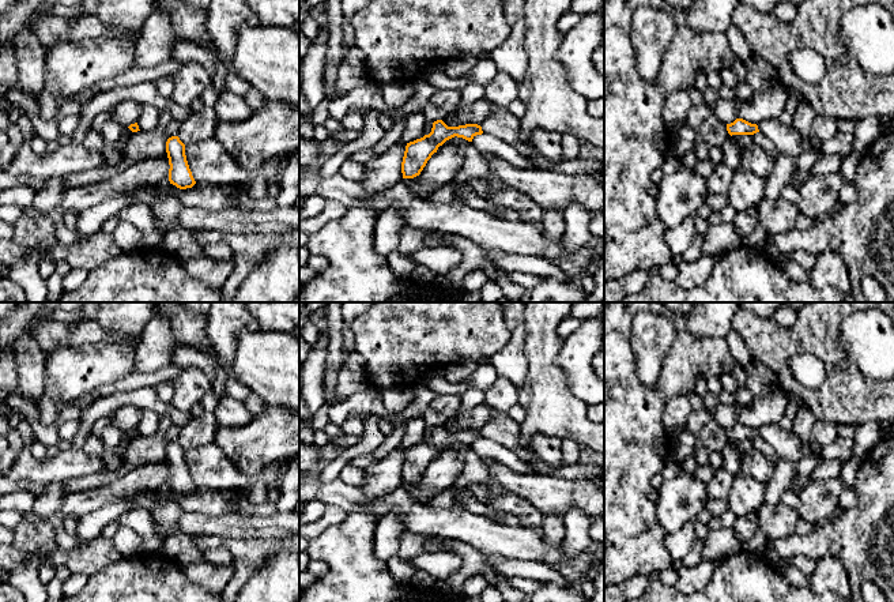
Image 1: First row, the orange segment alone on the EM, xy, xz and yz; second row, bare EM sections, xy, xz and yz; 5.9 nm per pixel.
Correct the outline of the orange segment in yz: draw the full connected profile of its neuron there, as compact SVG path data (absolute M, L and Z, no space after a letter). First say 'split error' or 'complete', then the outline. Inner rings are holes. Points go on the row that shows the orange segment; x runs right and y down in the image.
complete; M736 118L733 123L727 124L728 133L732 135L754 135L759 132L757 124L751 124L743 118Z

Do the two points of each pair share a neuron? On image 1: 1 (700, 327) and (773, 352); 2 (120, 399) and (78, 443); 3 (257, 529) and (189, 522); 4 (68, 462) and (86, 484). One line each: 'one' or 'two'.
1: two
2: one
3: one
4: two

